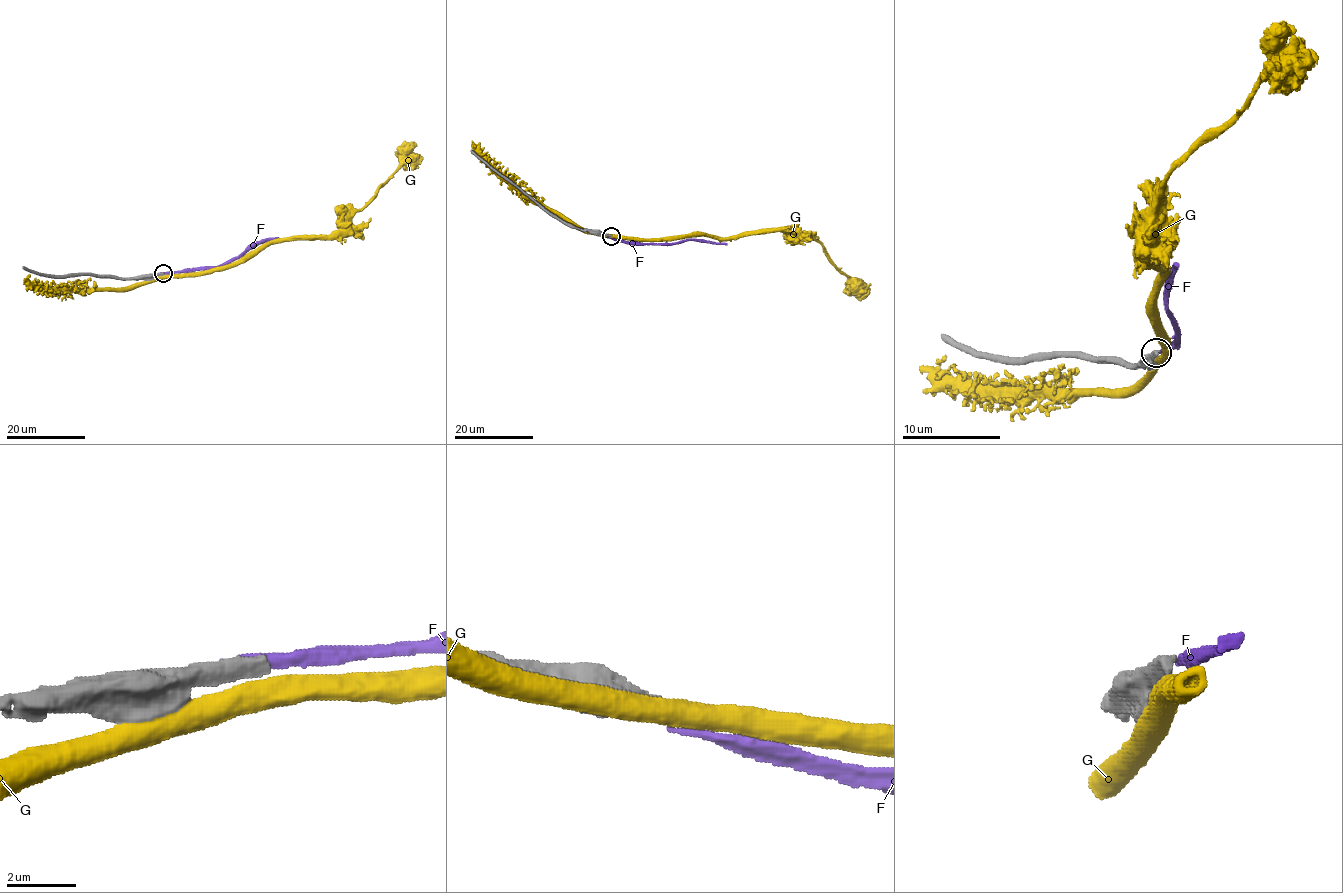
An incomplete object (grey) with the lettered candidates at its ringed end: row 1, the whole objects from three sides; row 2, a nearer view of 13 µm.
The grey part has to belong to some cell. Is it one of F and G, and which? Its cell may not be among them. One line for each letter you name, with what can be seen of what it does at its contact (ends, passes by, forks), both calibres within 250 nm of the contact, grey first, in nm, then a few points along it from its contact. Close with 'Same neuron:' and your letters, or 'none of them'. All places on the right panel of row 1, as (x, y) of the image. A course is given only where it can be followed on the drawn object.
Same neuron: none of them

